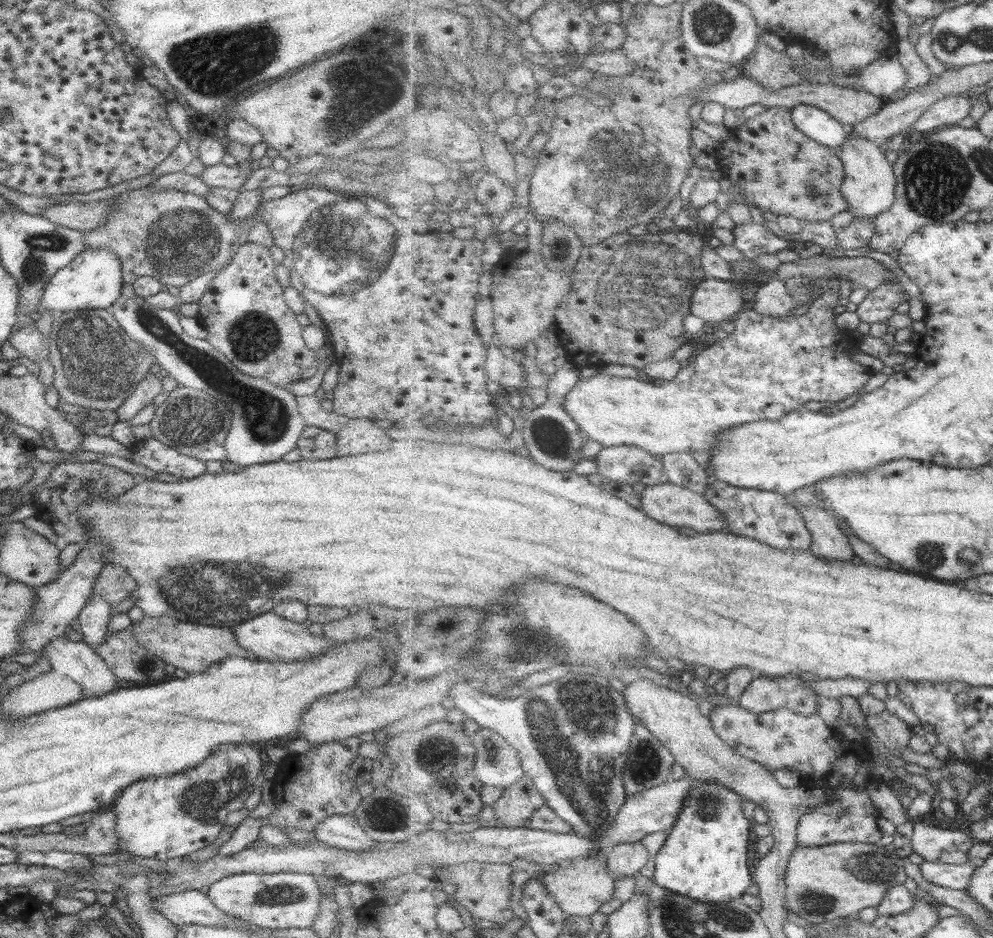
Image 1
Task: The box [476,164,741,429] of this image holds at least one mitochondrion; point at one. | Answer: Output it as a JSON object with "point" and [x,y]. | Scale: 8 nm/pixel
{"point":[666,291]}

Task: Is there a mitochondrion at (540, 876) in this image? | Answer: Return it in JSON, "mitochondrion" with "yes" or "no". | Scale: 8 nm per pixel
{"mitochondrion":"no"}

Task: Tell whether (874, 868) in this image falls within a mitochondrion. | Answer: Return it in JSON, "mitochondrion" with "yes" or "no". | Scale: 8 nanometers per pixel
{"mitochondrion":"yes"}

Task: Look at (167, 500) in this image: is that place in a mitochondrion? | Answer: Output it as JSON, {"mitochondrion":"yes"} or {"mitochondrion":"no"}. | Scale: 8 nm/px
{"mitochondrion":"no"}

